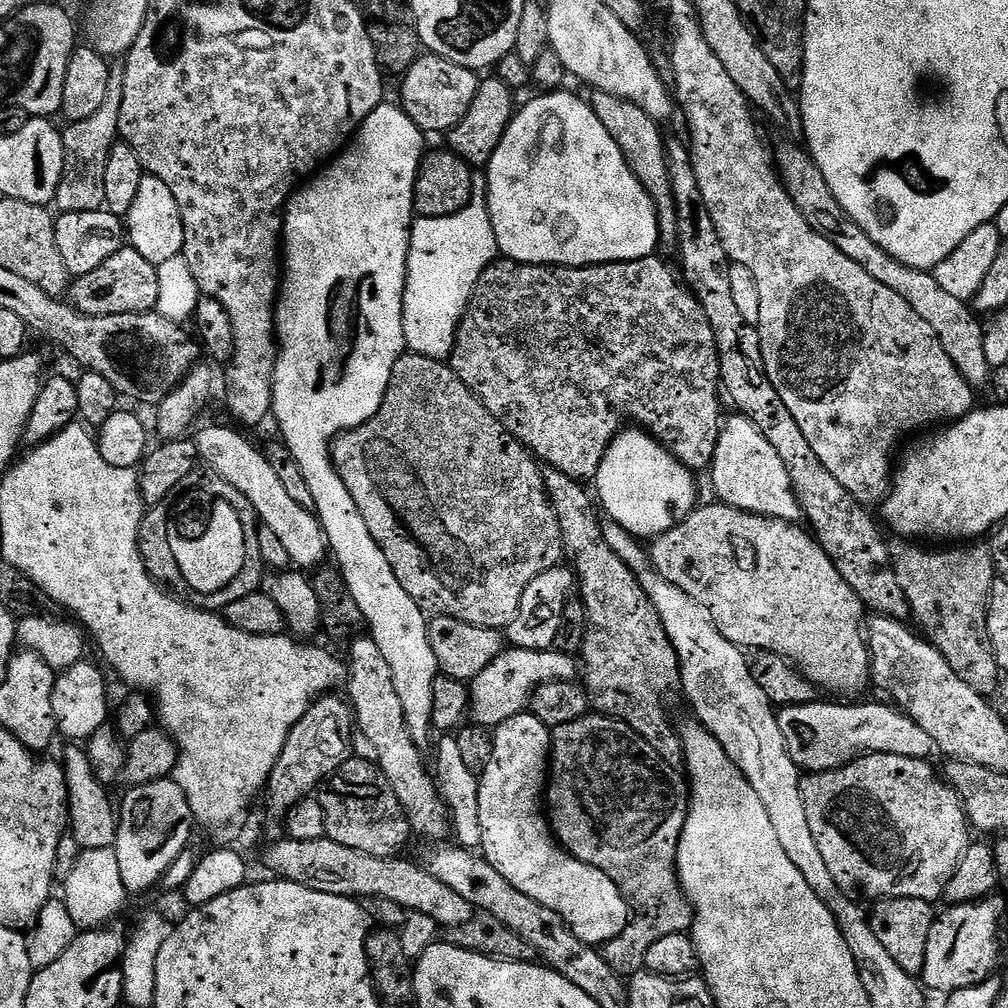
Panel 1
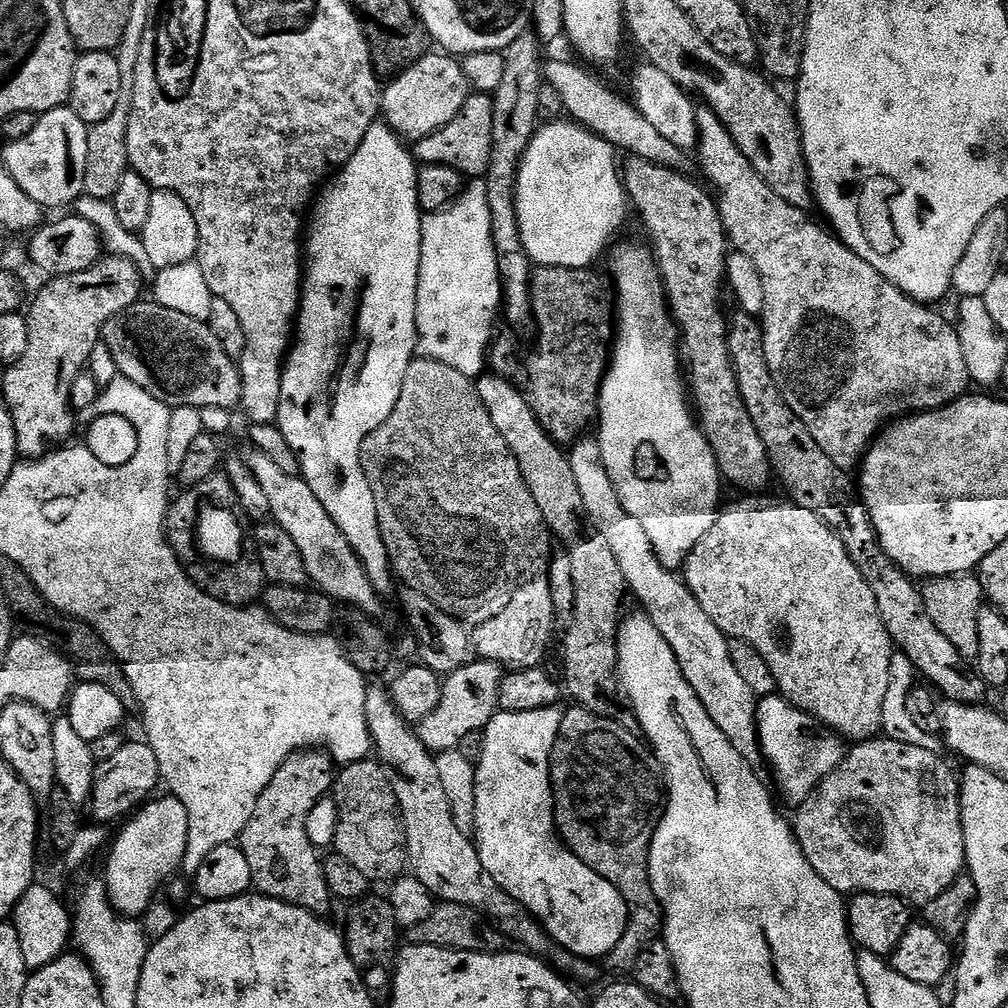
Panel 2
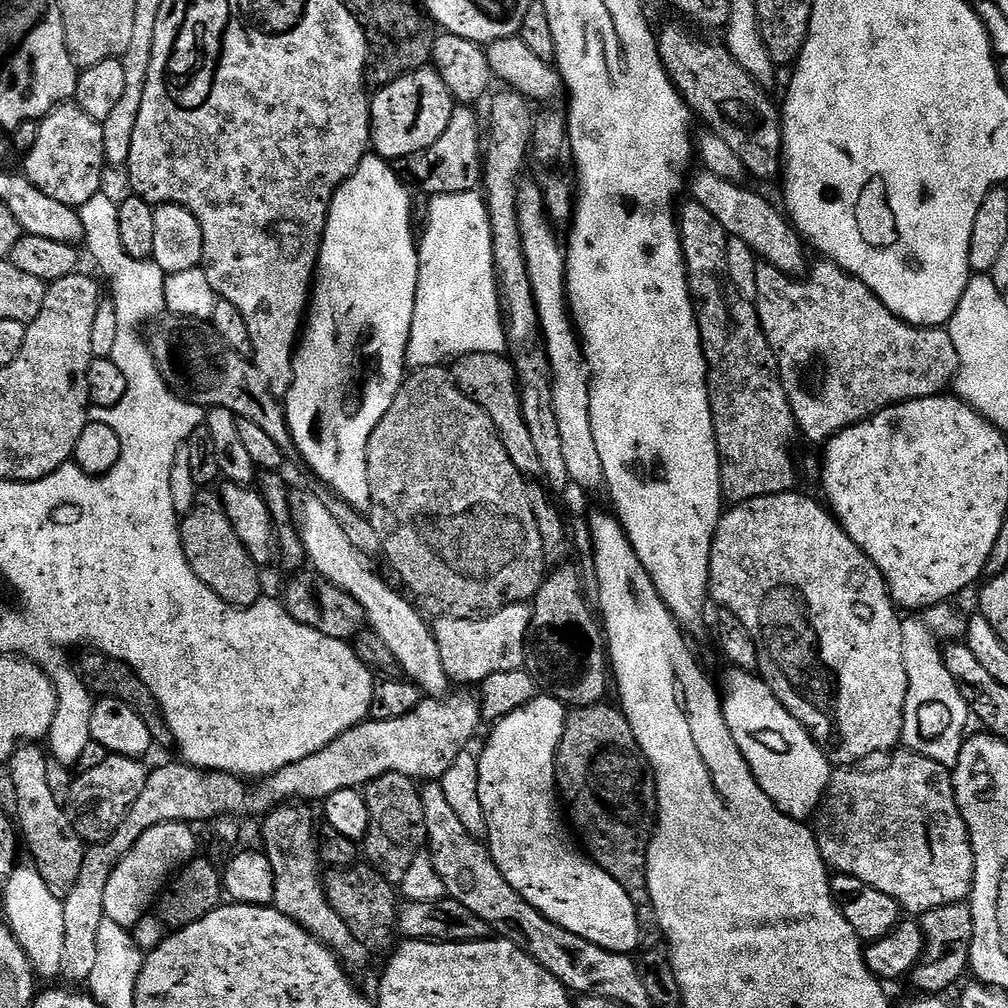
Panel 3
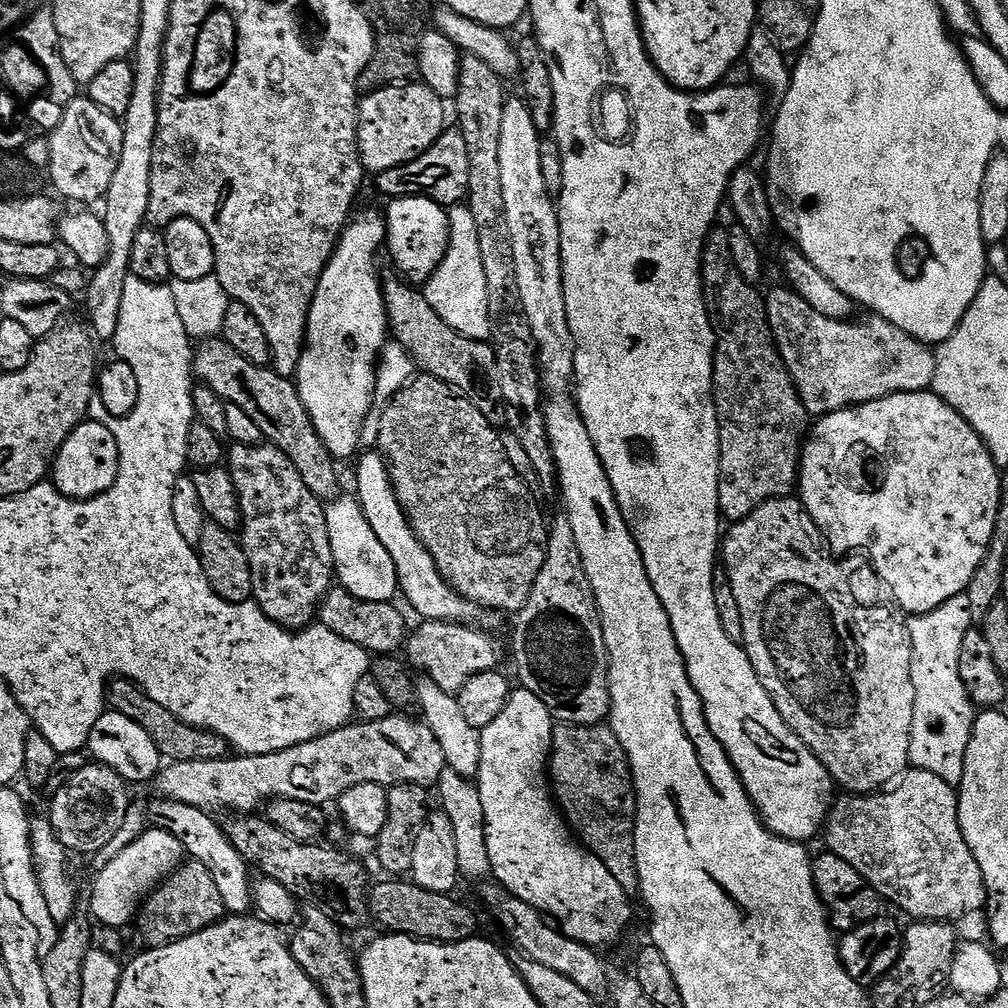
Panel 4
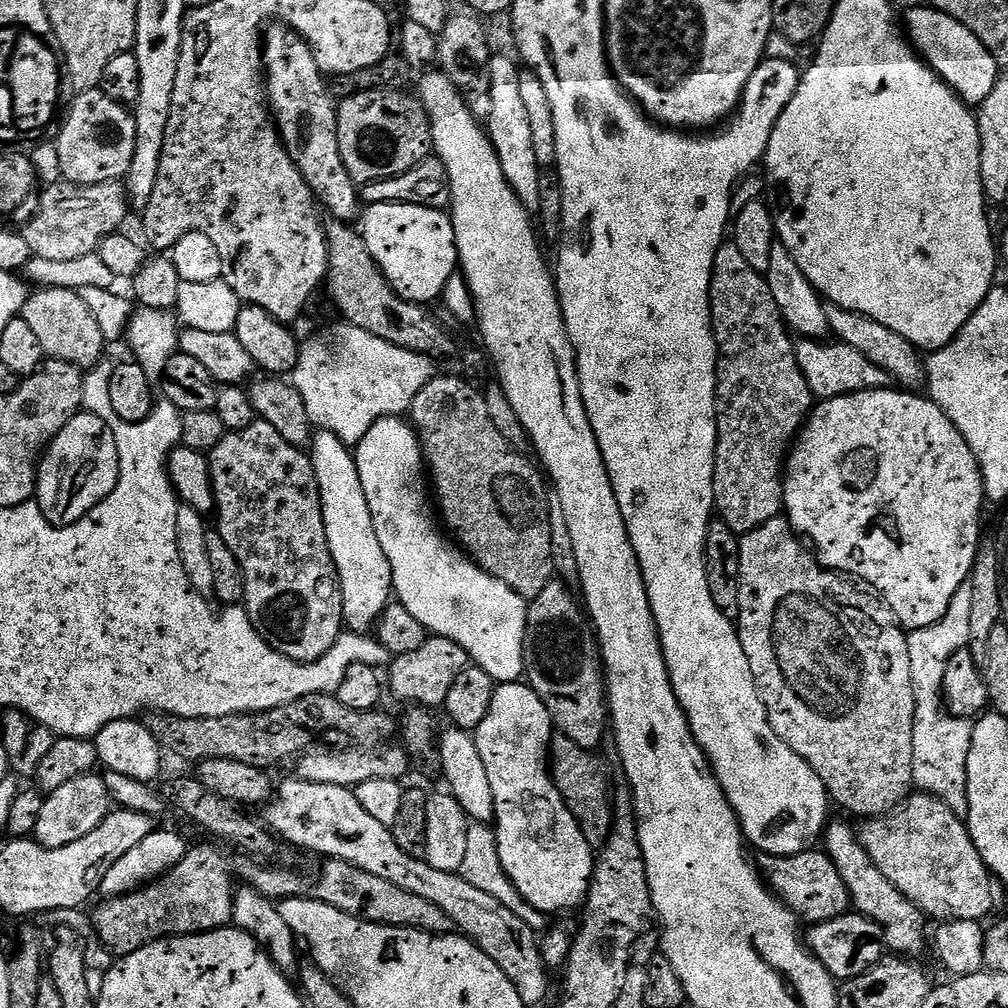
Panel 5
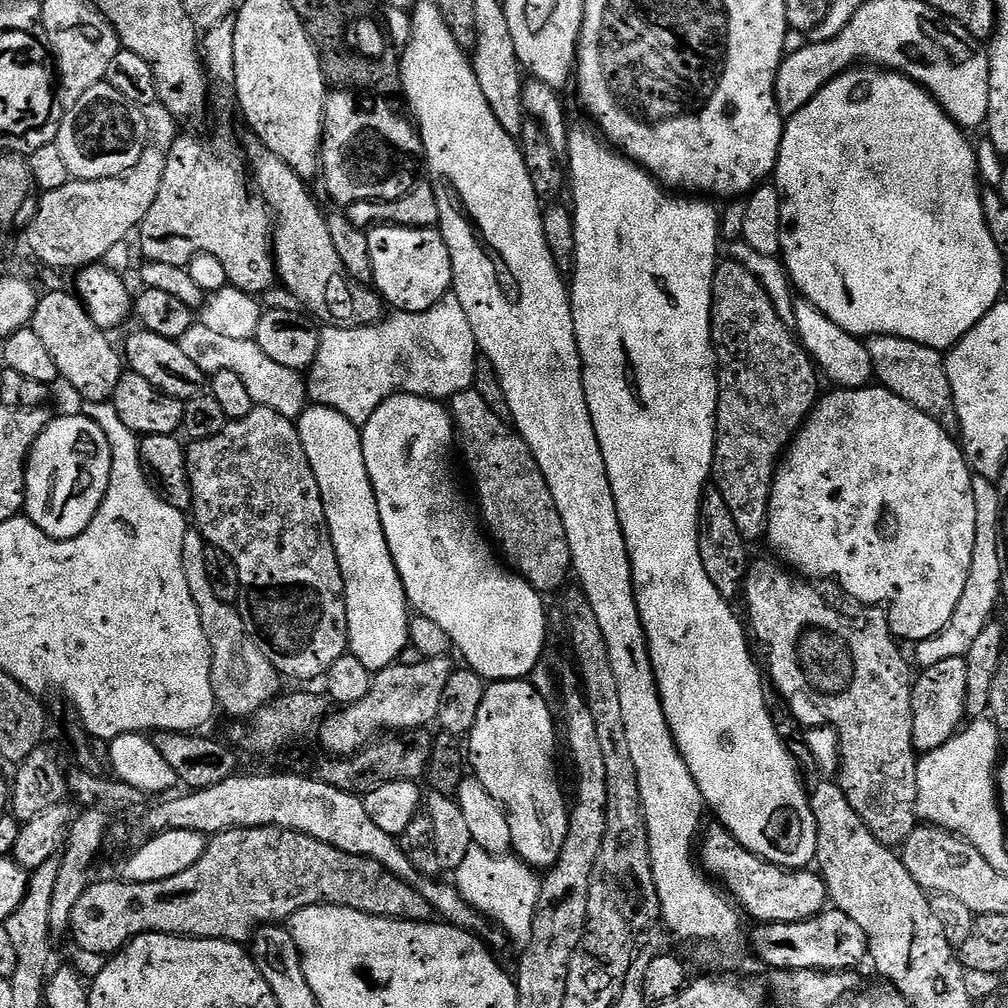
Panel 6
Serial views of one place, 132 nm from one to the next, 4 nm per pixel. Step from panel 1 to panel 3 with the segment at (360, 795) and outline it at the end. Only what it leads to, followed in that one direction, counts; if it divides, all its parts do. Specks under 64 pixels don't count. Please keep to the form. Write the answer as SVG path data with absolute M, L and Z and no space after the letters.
M382 774L374 778L363 789L364 802L369 814L368 829L362 841L362 856L369 865L381 876L387 878L393 886L398 886L406 878L406 870L410 870L410 862L421 855L422 845L426 840L424 831L424 807L420 801L420 788L417 781L411 780L406 774Z

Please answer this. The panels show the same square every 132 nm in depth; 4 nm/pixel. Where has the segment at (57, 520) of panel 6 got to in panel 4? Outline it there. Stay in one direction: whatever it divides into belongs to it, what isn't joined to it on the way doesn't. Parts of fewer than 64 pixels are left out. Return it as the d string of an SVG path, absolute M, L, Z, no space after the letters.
M88 418L73 430L70 438L66 438L66 442L56 453L50 480L63 496L68 496L72 500L89 500L98 494L108 492L110 486L114 486L118 478L119 465L118 442L111 427L107 423Z

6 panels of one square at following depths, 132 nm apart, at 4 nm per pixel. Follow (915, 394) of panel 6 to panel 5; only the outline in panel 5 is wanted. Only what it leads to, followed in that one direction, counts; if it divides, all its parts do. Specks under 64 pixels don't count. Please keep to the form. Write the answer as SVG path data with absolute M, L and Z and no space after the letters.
M835 306L826 307L826 318L831 335L839 343L848 344L854 350L866 354L866 358L870 358L870 362L874 362L876 366L882 366L882 370L886 370L889 377L901 389L920 390L925 387L925 357L922 355L921 349L913 346L906 338L902 338L902 334L894 334L894 330L890 330L890 326L882 326L882 322L874 322L874 318L866 318L866 314L842 310Z

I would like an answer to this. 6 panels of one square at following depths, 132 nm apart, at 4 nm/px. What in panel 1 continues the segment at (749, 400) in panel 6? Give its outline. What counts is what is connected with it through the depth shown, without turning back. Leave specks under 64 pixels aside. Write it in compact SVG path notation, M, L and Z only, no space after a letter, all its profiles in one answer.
M597 90L593 91L591 95L592 108L598 114L600 121L606 126L610 138L614 138L614 142L618 142L618 150L622 150L630 170L640 179L646 194L650 194L650 198L654 202L658 214L661 245L675 245L677 243L676 203L670 186L670 170L668 169L666 150L664 149L666 136L660 133L661 125L650 118L650 114L646 114L646 110L642 110L642 106L636 106L634 102L630 102L626 98Z

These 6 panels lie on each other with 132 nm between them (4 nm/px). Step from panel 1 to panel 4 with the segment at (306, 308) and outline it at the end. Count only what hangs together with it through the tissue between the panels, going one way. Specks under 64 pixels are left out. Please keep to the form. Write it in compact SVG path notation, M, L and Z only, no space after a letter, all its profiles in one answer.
M364 212L358 216L340 235L340 243L336 245L318 282L318 290L308 311L308 335L304 341L304 353L294 377L296 389L300 391L302 402L314 422L314 430L318 430L330 454L340 462L350 459L352 455L355 457L356 448L361 447L360 431L369 419L368 411L376 400L376 373L386 348L384 343L390 340L382 280L379 275L375 276L376 255L382 252L382 245L386 240L384 216L376 212Z

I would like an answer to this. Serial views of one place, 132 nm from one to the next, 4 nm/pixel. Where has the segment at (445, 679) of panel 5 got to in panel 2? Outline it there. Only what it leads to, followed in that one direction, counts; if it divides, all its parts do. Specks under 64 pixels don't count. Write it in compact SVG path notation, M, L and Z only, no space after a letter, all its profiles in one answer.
M537 578L523 584L506 602L506 606L494 618L475 625L471 629L471 647L482 660L492 660L508 670L538 668L545 663L548 643L556 628L558 613L554 608L547 579Z

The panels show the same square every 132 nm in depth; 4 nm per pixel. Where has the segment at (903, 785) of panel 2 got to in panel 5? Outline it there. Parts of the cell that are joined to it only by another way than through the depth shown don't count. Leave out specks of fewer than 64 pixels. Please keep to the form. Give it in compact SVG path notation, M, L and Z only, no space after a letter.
M913 794L904 801L899 810L861 824L864 825L859 825L859 838L878 870L882 870L882 874L886 874L886 878L890 878L890 882L896 884L897 890L915 908L920 909L925 917L932 919L933 916L936 922L987 921L987 916L992 912L992 903L996 900L995 894L992 893L994 877L982 862L961 813L950 810L950 806L946 806L946 802L942 802L937 796Z

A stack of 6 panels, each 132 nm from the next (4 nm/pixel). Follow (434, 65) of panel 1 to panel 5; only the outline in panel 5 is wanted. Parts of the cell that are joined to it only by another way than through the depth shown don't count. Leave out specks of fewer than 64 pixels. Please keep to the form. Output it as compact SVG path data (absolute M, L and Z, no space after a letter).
M404 90L368 91L372 92L341 99L336 110L338 150L350 178L360 186L400 176L429 159L433 151L432 123L415 95L407 96Z

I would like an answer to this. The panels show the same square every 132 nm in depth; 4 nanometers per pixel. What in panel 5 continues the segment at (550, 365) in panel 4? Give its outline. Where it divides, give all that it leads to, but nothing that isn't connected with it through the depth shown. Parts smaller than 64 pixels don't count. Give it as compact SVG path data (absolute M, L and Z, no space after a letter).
M493 55L490 62L491 110L486 118L486 131L492 139L498 162L502 162L502 174L506 174L508 185L518 194L520 201L535 209L540 203L542 169L534 158L534 141L530 138L530 121L520 91L521 65L508 56Z

